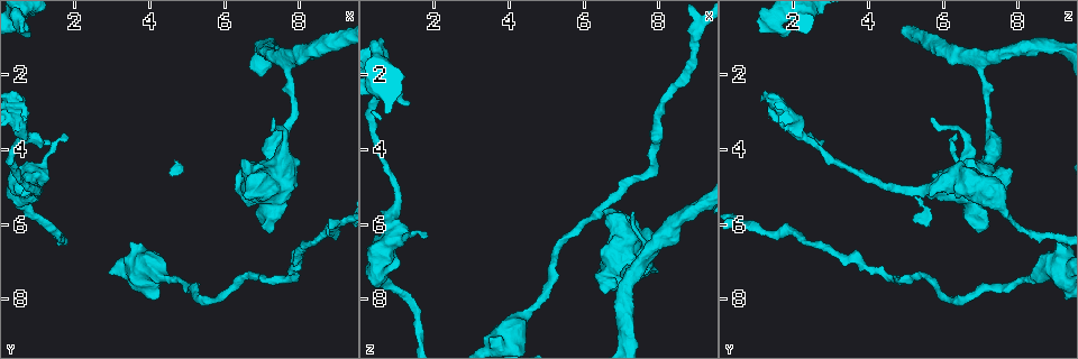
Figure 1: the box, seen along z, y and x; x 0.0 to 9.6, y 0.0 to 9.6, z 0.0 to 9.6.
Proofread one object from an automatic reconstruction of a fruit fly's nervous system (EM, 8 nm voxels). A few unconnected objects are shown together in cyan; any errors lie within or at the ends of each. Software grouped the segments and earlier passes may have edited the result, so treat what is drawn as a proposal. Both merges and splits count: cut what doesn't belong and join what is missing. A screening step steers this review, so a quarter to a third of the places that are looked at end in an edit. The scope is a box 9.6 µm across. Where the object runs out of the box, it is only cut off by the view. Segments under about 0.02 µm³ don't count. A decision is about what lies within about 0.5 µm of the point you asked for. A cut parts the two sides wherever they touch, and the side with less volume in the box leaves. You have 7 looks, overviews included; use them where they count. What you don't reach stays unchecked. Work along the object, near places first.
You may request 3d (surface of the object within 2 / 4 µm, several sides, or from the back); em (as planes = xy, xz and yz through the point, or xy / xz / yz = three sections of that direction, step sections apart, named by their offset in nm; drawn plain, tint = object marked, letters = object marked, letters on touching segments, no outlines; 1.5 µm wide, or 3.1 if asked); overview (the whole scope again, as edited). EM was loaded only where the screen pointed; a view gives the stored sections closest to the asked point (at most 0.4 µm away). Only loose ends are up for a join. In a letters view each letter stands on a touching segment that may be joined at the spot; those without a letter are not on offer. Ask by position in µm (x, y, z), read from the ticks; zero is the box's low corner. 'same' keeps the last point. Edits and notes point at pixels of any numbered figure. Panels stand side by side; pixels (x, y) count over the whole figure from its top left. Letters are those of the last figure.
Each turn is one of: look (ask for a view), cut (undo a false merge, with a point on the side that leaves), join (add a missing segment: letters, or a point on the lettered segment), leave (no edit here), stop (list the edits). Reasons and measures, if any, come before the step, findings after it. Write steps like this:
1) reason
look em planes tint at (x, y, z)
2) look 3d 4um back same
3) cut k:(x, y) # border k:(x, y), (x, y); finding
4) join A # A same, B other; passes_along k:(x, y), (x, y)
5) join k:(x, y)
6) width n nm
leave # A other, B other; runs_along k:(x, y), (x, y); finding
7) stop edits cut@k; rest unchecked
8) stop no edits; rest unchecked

branch stops here
look em planes letters at (0.80, 1.00, 1.85)

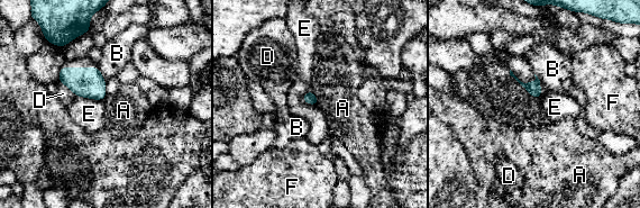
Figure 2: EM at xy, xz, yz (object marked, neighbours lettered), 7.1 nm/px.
leave # A other, B other, D other, E other, F other; border 2:(301, 97), (304, 101), (318, 106); none of them fits

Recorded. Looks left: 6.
free end
look 3d 4um at (1.35, 3.80, 2.85)

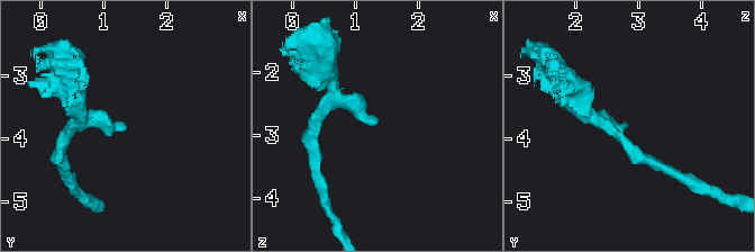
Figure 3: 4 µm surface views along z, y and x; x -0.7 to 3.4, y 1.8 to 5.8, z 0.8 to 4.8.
now the EM
look em planes tint at (1.30, 3.75, 2.80)

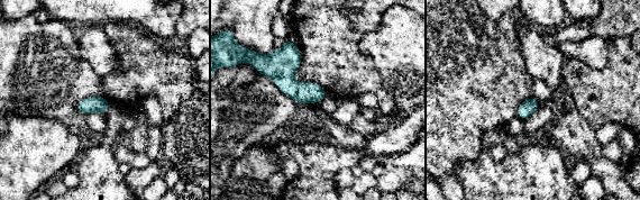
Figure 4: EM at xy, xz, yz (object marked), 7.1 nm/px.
see the neighbours
look em planes letters same

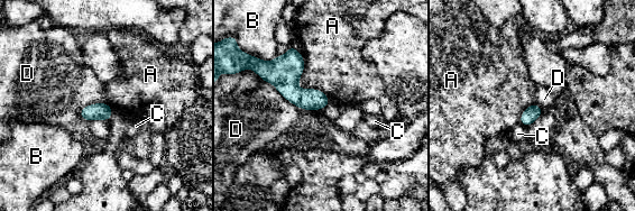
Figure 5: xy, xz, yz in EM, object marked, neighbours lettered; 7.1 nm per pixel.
width 100 nm; longest_contact A 400 nm
leave # A other, B other, C other, D other; no lettered segment goes on from it

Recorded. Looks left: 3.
free end
look em xy step 4 letters at (7.25, 3.20, 5.70)

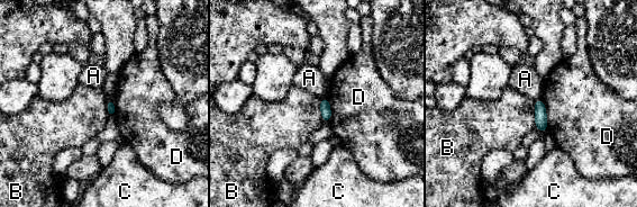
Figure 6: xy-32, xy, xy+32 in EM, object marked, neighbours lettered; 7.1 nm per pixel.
another direction
look em planes letters same

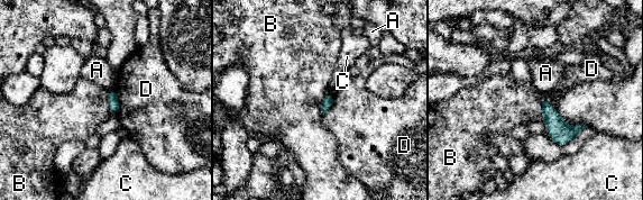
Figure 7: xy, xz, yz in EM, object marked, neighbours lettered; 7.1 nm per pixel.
leave # A other, B other, C other, D other; border 7:(541, 99), (568, 125), (587, 127); no lettered segment goes on from it

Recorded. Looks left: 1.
stop no edits; rest unchecked

